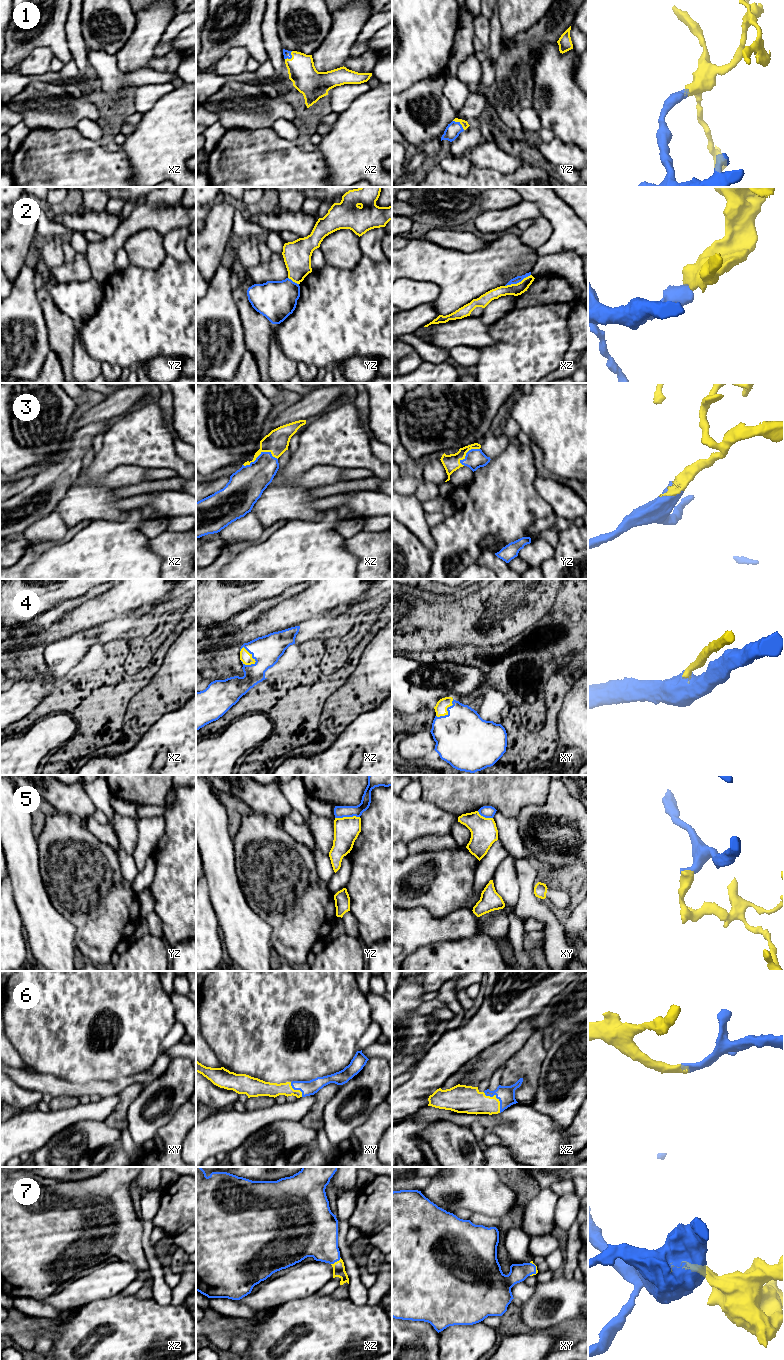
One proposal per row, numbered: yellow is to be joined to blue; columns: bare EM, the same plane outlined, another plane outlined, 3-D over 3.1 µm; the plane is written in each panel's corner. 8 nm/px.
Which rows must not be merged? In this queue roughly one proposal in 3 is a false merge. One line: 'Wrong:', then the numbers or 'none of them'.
Wrong: 2, 5

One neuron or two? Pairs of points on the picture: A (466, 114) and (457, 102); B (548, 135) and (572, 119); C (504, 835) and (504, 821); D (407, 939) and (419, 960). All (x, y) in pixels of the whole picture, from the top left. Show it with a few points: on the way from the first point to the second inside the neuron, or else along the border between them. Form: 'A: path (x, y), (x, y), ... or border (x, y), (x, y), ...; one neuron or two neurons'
A: border (470, 93), (465, 104), (456, 112); two neurons
B: border (542, 127), (548, 128), (555, 136); two neurons
C: path (504, 832), (504, 824); one neuron
D: border (436, 942), (418, 947), (403, 960); two neurons

